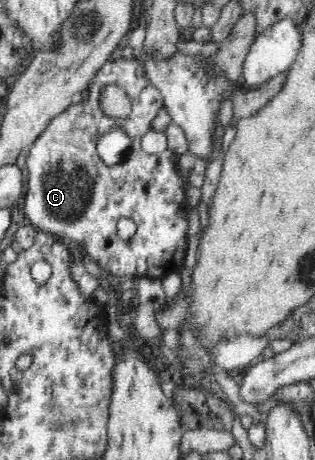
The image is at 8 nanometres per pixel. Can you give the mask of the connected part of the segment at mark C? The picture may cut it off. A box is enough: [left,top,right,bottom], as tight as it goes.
[25,58,191,278]

